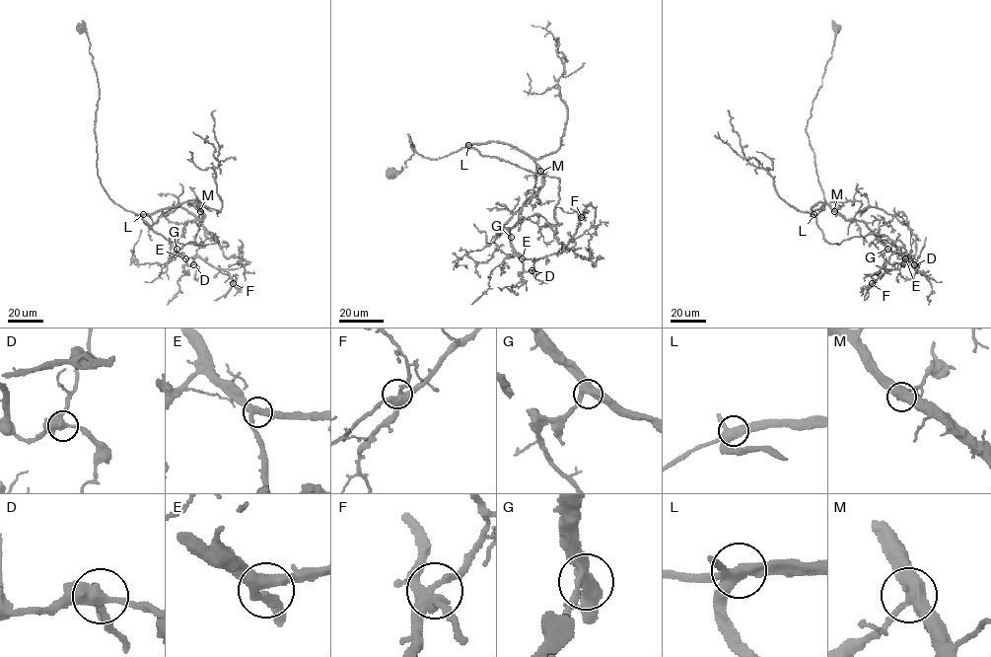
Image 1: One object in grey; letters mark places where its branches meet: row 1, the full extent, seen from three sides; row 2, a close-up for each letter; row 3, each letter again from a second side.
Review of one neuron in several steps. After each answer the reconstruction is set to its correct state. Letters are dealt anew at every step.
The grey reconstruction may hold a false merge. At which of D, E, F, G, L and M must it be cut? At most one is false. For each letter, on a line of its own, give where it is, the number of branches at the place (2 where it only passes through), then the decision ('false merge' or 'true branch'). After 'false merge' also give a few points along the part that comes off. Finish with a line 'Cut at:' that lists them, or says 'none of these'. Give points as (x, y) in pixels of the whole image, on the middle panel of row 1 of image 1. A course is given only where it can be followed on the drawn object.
D: at (531, 270); 4 branches meet; true branch
E: at (522, 258); 3 branches meet; true branch
F: at (581, 217); 4 branches meet; true branch
G: at (511, 237); 3 branches meet; true branch
L: at (468, 145); 4 branches meet; true branch
M: at (540, 171); 3 branches meet; true branch
Cut at: none of these

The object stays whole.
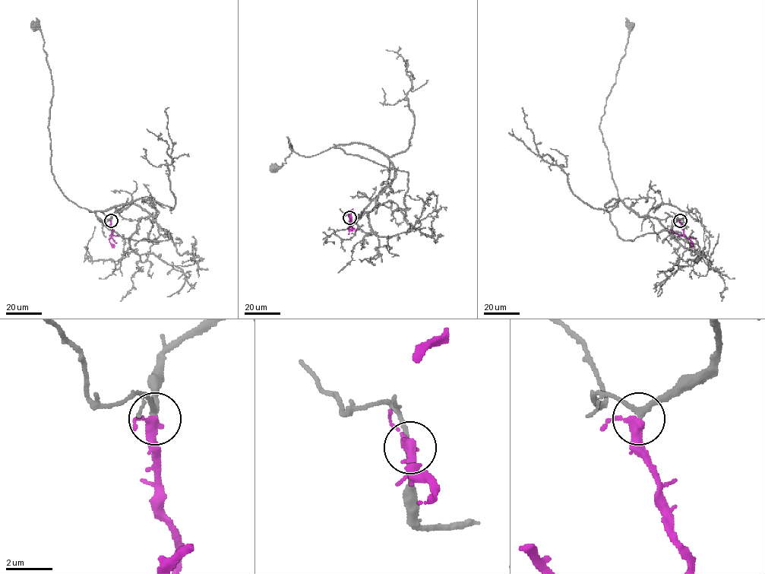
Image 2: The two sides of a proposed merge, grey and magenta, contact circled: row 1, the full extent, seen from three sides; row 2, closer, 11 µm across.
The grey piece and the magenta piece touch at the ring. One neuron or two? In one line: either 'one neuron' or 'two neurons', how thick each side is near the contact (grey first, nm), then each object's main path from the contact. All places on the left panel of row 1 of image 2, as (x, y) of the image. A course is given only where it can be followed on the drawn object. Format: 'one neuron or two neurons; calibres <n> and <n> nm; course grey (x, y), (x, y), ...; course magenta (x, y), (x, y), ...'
one neuron; calibres 240 and 340 nm; course grey (111, 220), (124, 205), (156, 209), (139, 199), (91, 211), (64, 195), (35, 25); course magenta (111, 220), (112, 234), (109, 242), (114, 248)

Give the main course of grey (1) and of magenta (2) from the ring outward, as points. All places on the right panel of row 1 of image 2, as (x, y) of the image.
1: (680, 220), (686, 213), (664, 204), (640, 216), (621, 200), (605, 207), (619, 197), (599, 125), (630, 25)
2: (680, 220), (684, 234), (691, 239), (690, 248)

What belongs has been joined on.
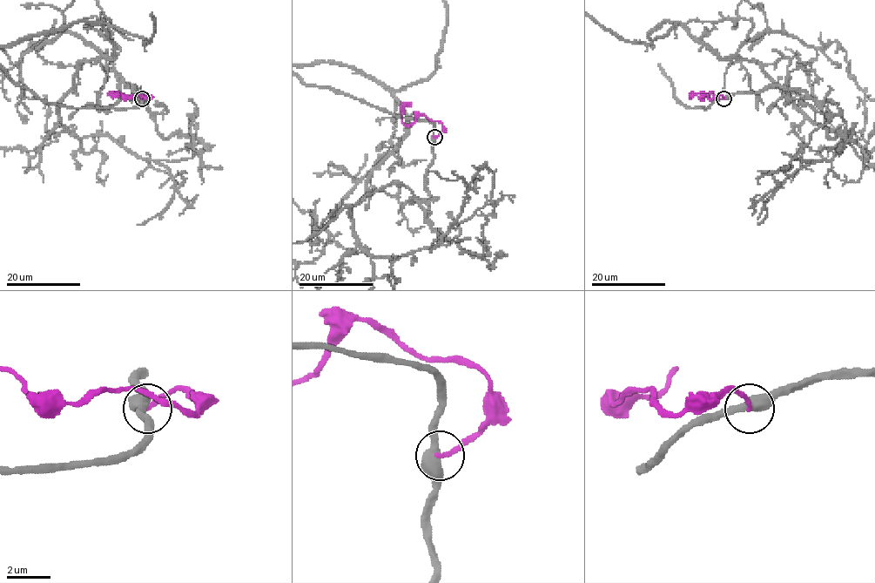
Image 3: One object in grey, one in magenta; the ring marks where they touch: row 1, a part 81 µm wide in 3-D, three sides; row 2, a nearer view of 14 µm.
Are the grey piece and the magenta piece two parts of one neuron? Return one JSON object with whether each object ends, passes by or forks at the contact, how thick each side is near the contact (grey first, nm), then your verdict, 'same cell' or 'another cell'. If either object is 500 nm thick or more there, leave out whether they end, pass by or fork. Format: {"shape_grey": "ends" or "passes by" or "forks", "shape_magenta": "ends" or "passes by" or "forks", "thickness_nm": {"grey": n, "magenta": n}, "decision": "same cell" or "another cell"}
{"shape_grey": "passes by", "shape_magenta": "ends", "thickness_nm": {"grey": 480, "magenta": 200}, "decision": "another cell"}

